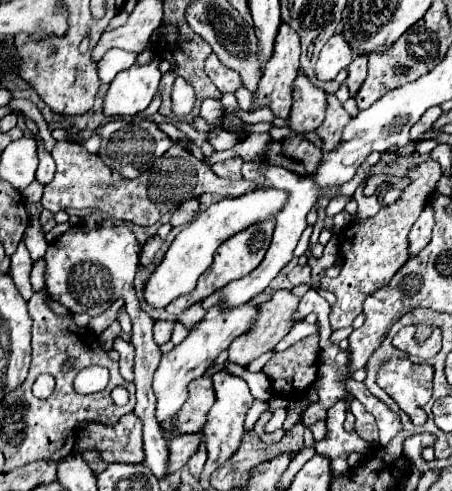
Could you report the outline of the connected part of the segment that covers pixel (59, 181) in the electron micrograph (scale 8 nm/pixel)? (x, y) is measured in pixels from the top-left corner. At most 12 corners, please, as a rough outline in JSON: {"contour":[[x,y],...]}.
{"contour":[[55,144],[53,214],[99,208],[151,226],[202,193],[241,196],[187,148],[173,146],[135,180],[83,144]]}

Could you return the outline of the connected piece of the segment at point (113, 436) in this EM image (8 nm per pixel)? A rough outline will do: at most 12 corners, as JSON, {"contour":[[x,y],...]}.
{"contour":[[135,412],[117,424],[91,422],[77,452],[97,448],[105,462],[143,462]]}

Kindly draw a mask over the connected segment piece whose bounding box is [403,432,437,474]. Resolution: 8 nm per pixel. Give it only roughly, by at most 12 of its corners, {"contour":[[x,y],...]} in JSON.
{"contour":[[417,434],[405,440],[405,456],[421,464],[423,474],[429,464],[421,452],[435,444],[433,434]]}

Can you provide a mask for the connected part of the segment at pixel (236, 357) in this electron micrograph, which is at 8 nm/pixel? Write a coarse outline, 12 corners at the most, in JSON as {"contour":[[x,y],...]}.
{"contour":[[277,290],[259,304],[249,332],[229,346],[247,366],[273,350],[293,328],[299,298]]}

